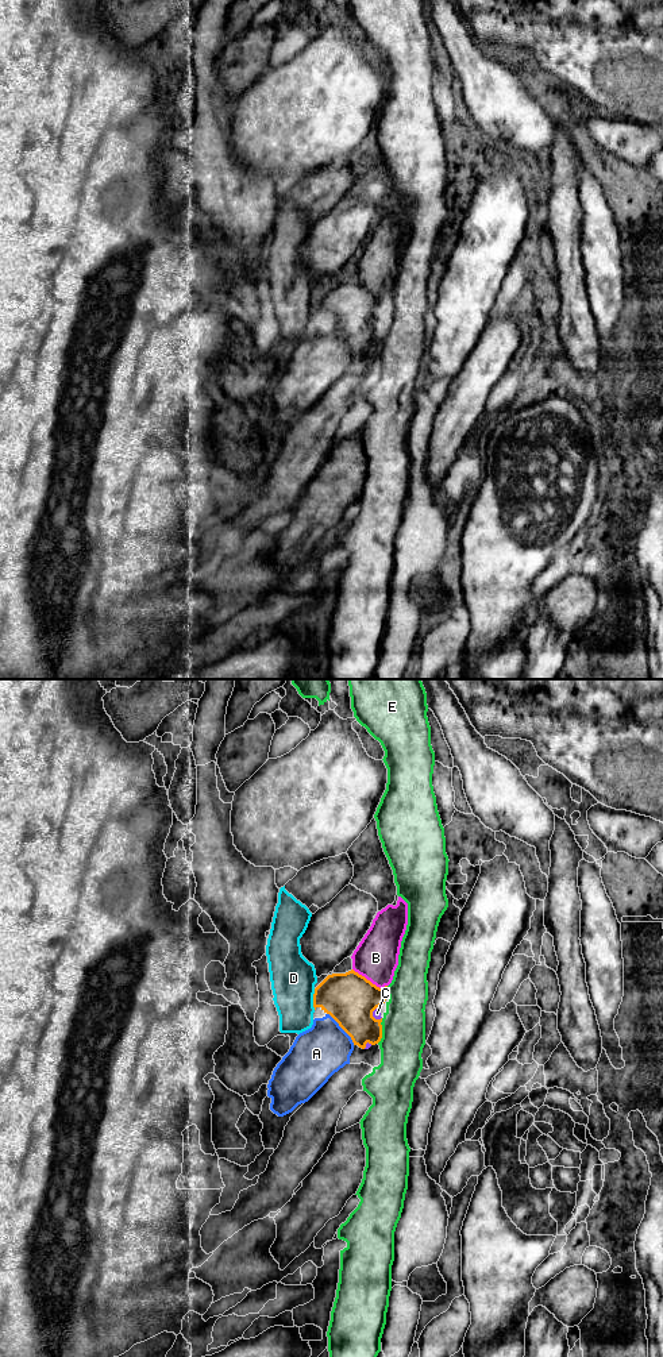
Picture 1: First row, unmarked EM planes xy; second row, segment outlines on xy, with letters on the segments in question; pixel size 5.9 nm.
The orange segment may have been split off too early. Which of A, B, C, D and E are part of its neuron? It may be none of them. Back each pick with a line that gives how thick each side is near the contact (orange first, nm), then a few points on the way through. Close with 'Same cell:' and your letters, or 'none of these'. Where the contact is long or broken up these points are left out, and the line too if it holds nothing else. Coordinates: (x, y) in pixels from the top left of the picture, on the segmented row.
Same cell: none of these

